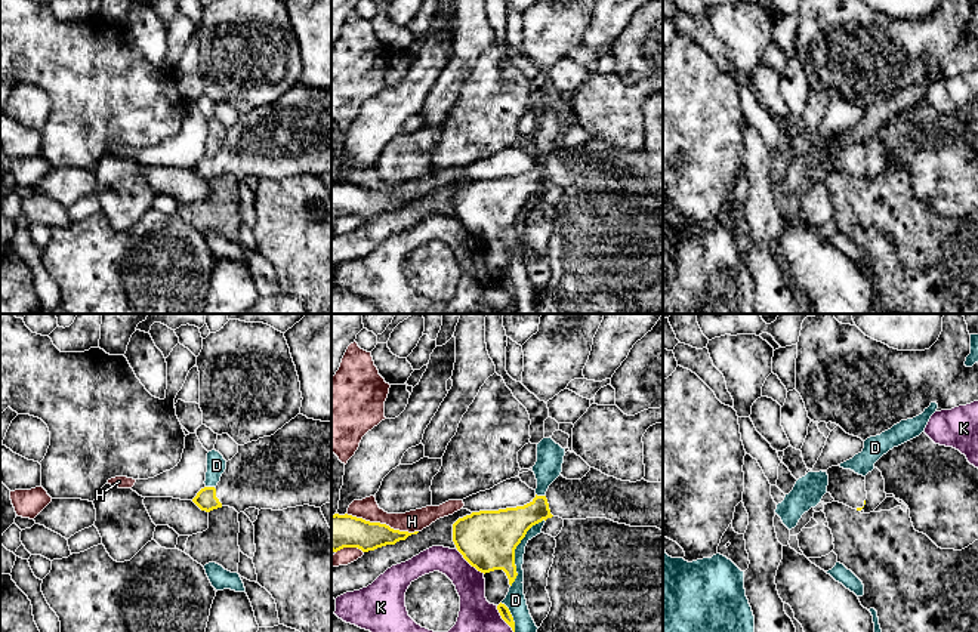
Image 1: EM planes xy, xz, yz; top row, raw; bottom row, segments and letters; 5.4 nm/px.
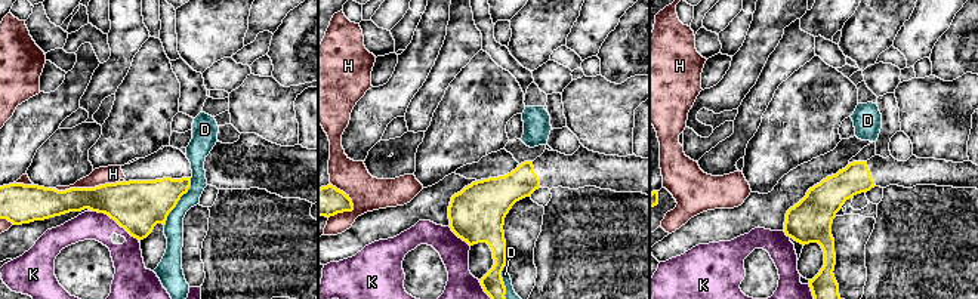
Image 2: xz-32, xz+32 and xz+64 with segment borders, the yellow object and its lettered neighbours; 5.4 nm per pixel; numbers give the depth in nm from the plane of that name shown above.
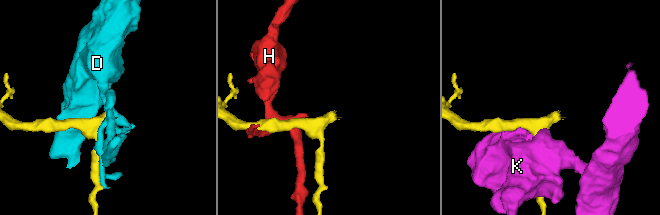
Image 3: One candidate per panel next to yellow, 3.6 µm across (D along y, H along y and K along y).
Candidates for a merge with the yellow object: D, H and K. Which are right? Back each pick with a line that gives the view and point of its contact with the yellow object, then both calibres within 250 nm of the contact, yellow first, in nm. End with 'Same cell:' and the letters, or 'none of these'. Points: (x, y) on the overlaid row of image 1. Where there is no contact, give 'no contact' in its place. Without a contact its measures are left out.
Same cell: none of these

